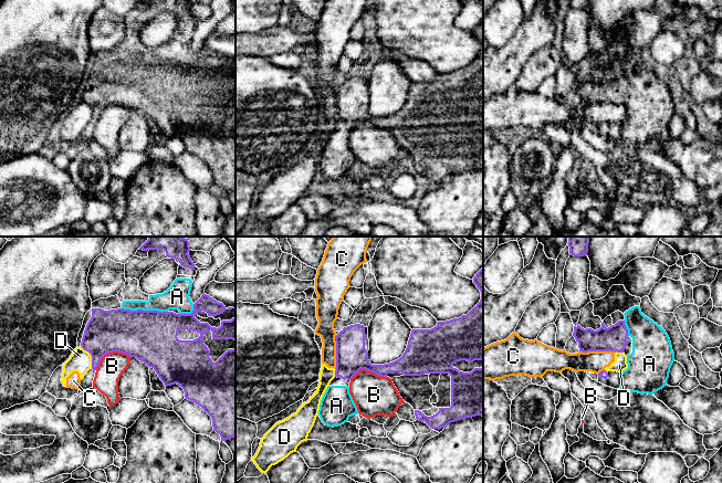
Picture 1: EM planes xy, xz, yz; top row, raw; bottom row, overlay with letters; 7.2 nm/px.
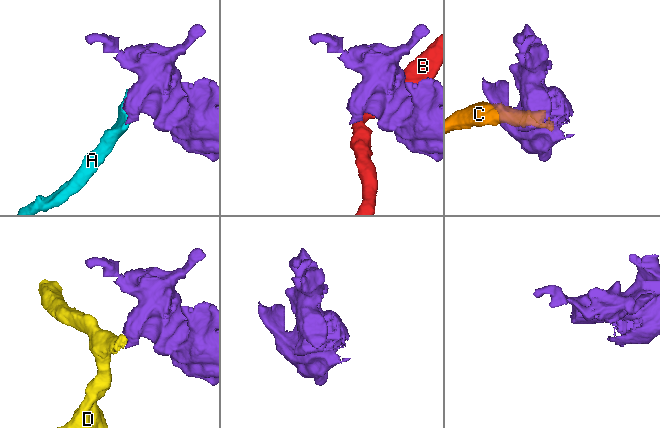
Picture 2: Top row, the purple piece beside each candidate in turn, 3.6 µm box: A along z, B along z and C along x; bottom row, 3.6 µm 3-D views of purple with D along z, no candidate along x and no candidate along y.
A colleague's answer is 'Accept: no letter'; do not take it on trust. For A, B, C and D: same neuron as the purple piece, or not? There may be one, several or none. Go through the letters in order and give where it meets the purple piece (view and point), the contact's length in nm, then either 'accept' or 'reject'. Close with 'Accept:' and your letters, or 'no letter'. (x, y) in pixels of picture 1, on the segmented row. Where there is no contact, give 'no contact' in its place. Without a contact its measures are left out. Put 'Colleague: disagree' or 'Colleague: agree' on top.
Colleague: disagree
A: meets purple in xy at (145, 311); contact 340 nm long; accept
B: meets purple in xy at (111, 352); contact 280 nm long; reject
C: meets purple in yz at (597, 350); contact 260 nm long; reject
D: meets purple in xy at (92, 357); contact 170 nm long; reject
Accept: A

